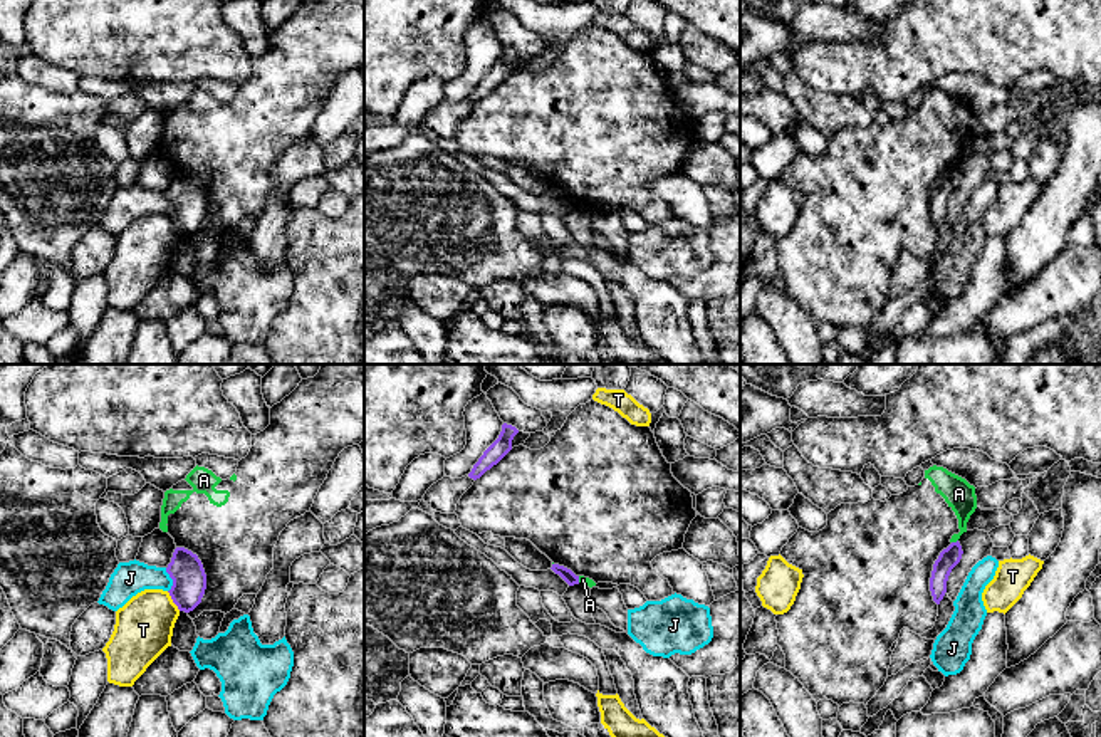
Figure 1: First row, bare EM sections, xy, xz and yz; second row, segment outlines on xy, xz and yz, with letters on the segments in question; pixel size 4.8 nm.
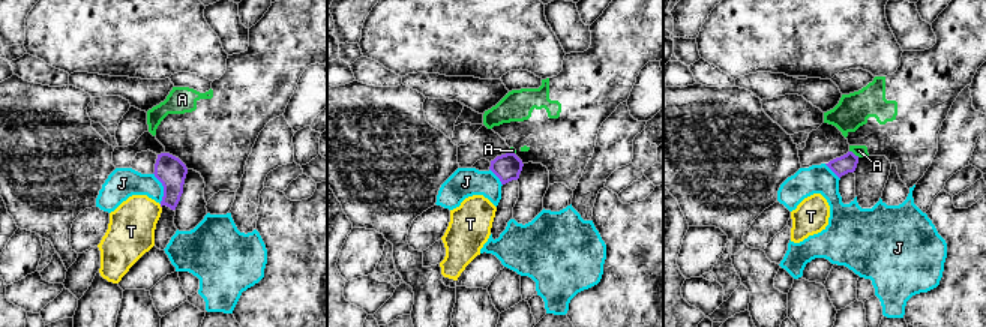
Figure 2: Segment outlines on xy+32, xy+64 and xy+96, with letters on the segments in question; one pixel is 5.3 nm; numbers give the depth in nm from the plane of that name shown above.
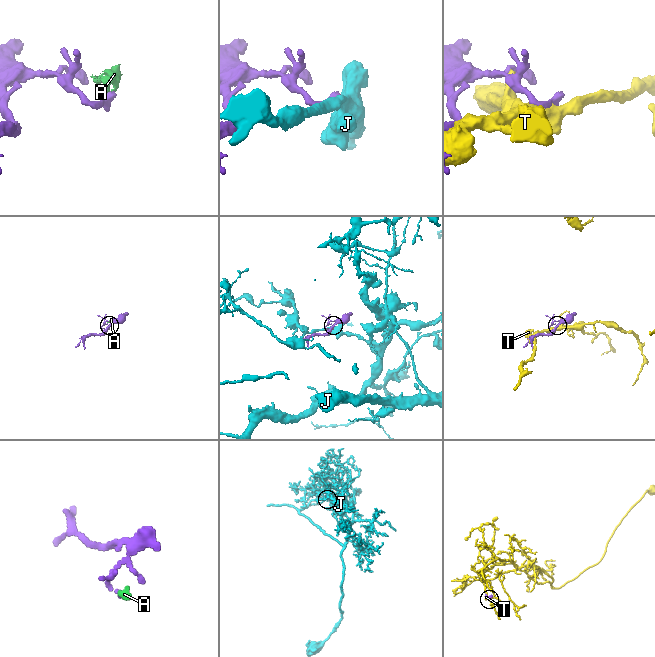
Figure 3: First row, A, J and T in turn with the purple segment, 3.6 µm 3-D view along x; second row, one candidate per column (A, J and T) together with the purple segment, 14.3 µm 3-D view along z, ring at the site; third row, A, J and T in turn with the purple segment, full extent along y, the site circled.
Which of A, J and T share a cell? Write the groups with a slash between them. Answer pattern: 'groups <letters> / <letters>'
groups A / J / T

